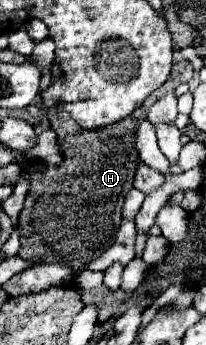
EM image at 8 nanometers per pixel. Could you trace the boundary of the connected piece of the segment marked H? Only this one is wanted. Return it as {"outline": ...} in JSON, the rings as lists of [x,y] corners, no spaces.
{"outline":[[[176,57],[170,79],[140,105],[140,117],[126,117],[114,123],[110,139],[108,129],[100,129],[92,131],[82,141],[82,133],[86,131],[80,129],[78,135],[66,135],[60,139],[64,159],[56,169],[30,169],[28,163],[30,191],[18,219],[22,245],[18,257],[30,261],[32,265],[68,265],[72,267],[72,277],[78,277],[92,259],[100,257],[108,247],[112,247],[122,223],[122,203],[126,193],[132,189],[138,163],[132,133],[158,97],[186,81],[190,81],[190,65],[186,59]]]}

